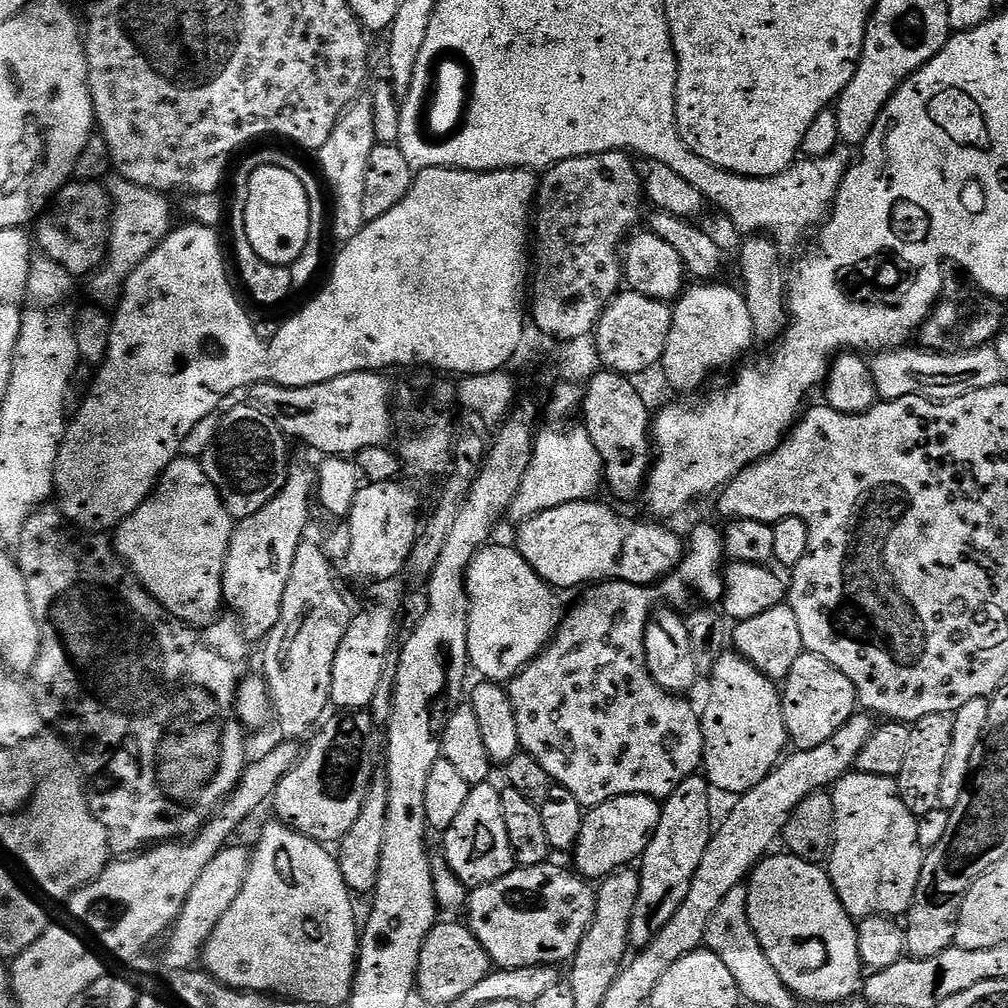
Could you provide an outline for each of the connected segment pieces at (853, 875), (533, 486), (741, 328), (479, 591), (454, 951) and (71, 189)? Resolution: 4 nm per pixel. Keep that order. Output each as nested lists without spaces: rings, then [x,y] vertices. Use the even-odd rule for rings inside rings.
[[[847,772],[830,789],[834,802],[834,838],[826,871],[844,909],[853,918],[900,918],[912,905],[925,849],[918,842],[917,816],[906,810],[891,776]]]
[[[552,426],[545,432],[537,431],[532,441],[532,457],[530,466],[526,466],[526,474],[522,478],[522,486],[518,486],[518,494],[514,494],[510,516],[516,522],[530,519],[540,511],[551,510],[563,503],[575,500],[590,500],[602,488],[604,480],[604,463],[594,450],[594,442],[590,442],[590,434],[583,426]]]
[[[689,283],[672,308],[670,338],[666,338],[662,369],[669,386],[680,392],[702,387],[711,372],[730,367],[756,340],[743,291],[739,287],[723,288],[718,283]]]
[[[485,546],[469,562],[468,659],[488,682],[507,682],[543,652],[558,627],[556,596],[515,547]]]
[[[437,922],[428,931],[428,937],[422,942],[422,950],[418,958],[418,970],[416,971],[416,988],[418,996],[421,996],[428,1004],[455,1005],[466,990],[474,990],[482,978],[486,978],[493,971],[492,959],[488,951],[478,942],[478,938],[472,933],[467,923],[443,924]]]
[[[69,182],[35,221],[34,244],[43,255],[54,258],[73,278],[91,277],[108,255],[110,201],[100,182]]]

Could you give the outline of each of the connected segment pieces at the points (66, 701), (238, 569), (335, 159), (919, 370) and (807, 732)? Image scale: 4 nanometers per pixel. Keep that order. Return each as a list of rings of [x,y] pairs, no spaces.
[[[41,506],[36,511],[30,514],[30,518],[26,522],[26,526],[22,526],[22,534],[18,537],[18,545],[20,544],[20,552],[18,551],[18,563],[22,574],[26,578],[26,590],[30,594],[30,606],[34,610],[34,618],[38,618],[38,626],[40,627],[40,653],[38,654],[38,662],[32,667],[30,676],[31,679],[36,679],[34,683],[34,695],[36,697],[36,704],[40,707],[40,713],[45,718],[53,718],[52,716],[72,716],[64,724],[64,732],[62,728],[62,736],[70,745],[77,761],[82,762],[88,767],[88,772],[92,775],[92,785],[89,783],[86,788],[86,795],[89,804],[92,805],[92,810],[102,822],[102,826],[108,829],[108,846],[113,853],[116,854],[132,854],[137,850],[143,849],[145,846],[155,845],[157,842],[168,842],[173,839],[172,820],[200,820],[204,822],[209,819],[217,811],[218,805],[227,800],[233,788],[235,788],[237,781],[244,772],[246,767],[245,747],[246,747],[246,729],[240,722],[240,716],[236,713],[236,689],[238,687],[238,671],[237,665],[230,663],[226,658],[222,658],[222,654],[218,654],[210,647],[208,641],[204,639],[203,635],[193,625],[186,624],[179,620],[174,614],[170,614],[159,602],[154,599],[148,591],[140,584],[139,580],[132,572],[131,568],[124,563],[124,560],[114,547],[113,541],[108,540],[104,534],[89,534],[87,531],[81,530],[79,527],[70,526],[70,521],[66,519],[63,512],[56,506]]]
[[[293,467],[284,489],[262,510],[253,516],[245,516],[232,529],[232,541],[224,563],[223,603],[230,607],[244,626],[249,637],[267,637],[278,622],[282,610],[282,594],[286,594],[286,582],[290,578],[290,566],[294,566],[294,554],[300,541],[305,539],[308,528],[308,492],[313,491],[314,480],[304,468]]]
[[[360,98],[343,112],[330,138],[326,138],[326,146],[319,150],[320,168],[336,199],[336,213],[330,216],[330,232],[340,242],[354,239],[366,223],[362,214],[362,190],[366,186],[366,162],[370,162],[370,150],[376,143],[371,99]]]
[[[912,347],[907,350],[880,350],[873,355],[876,357],[871,357],[876,395],[881,401],[907,396],[925,396],[927,400],[937,402],[953,400],[974,390],[999,384],[1005,379],[1002,374],[1002,361],[998,359],[995,347],[973,348],[970,352],[930,352]]]
[[[807,650],[800,655],[798,662],[794,662],[790,674],[782,682],[780,705],[788,739],[799,750],[822,746],[826,738],[842,730],[844,723],[858,712],[856,687],[852,685],[850,678],[846,678],[842,670],[826,662],[826,658]]]

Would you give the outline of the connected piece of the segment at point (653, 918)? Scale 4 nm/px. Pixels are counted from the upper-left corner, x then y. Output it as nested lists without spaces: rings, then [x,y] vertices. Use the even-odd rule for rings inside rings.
[[[703,775],[688,776],[669,796],[663,797],[660,806],[660,821],[654,830],[652,840],[646,846],[643,856],[638,861],[640,889],[638,902],[634,902],[634,918],[630,918],[630,934],[628,943],[633,949],[645,948],[660,933],[662,926],[674,918],[678,906],[686,902],[686,893],[690,890],[690,882],[694,878],[694,870],[698,870],[702,862],[702,854],[706,854],[706,846],[712,841],[714,823],[710,810],[710,785]]]

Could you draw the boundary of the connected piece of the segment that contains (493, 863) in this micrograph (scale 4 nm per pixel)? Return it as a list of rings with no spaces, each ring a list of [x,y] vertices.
[[[485,782],[469,787],[468,797],[462,810],[450,826],[443,829],[444,849],[442,855],[447,860],[450,870],[465,886],[475,886],[494,882],[514,867],[510,834],[506,834],[506,818],[502,818],[501,789],[492,782]]]

